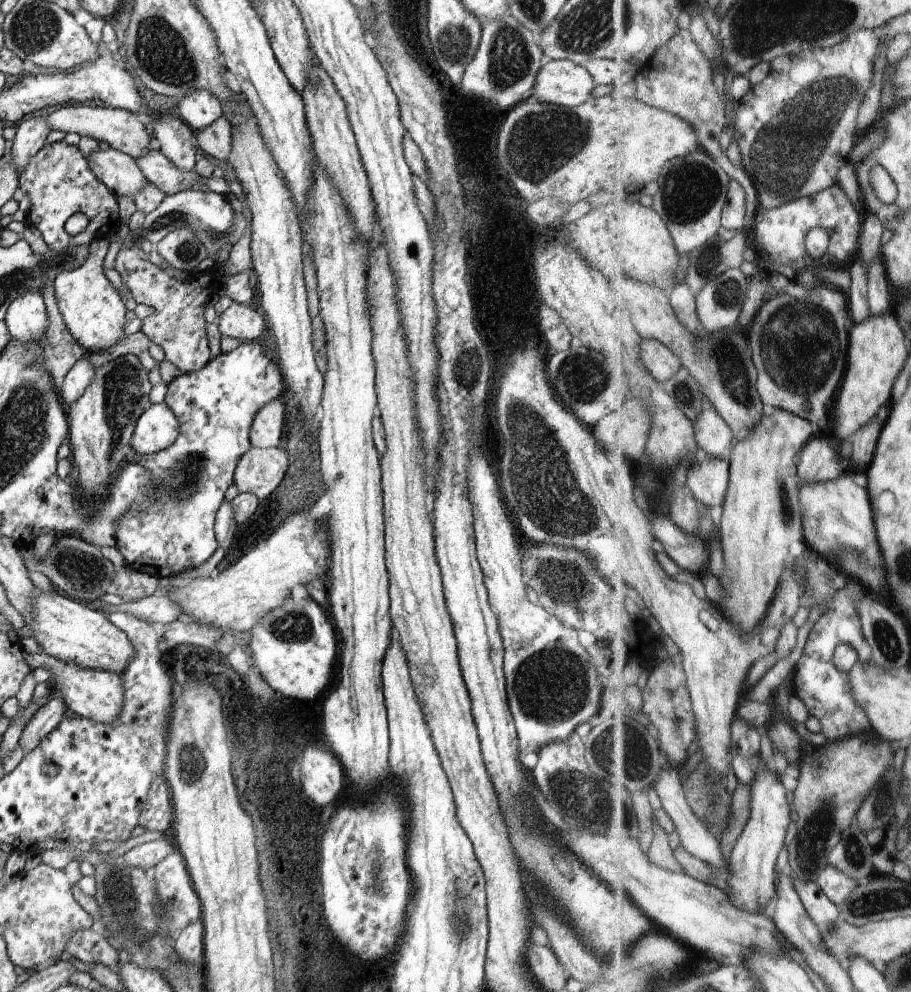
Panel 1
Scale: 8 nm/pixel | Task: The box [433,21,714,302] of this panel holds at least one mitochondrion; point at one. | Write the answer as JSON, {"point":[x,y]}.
{"point":[543,143]}

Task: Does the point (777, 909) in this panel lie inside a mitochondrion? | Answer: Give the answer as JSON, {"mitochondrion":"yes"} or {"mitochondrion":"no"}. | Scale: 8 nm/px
{"mitochondrion":"no"}

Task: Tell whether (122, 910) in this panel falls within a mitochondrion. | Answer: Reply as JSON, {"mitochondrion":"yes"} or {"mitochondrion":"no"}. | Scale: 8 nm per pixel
{"mitochondrion":"yes"}

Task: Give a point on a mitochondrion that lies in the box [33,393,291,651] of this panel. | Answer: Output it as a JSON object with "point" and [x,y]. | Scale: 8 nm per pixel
{"point":[80,570]}

